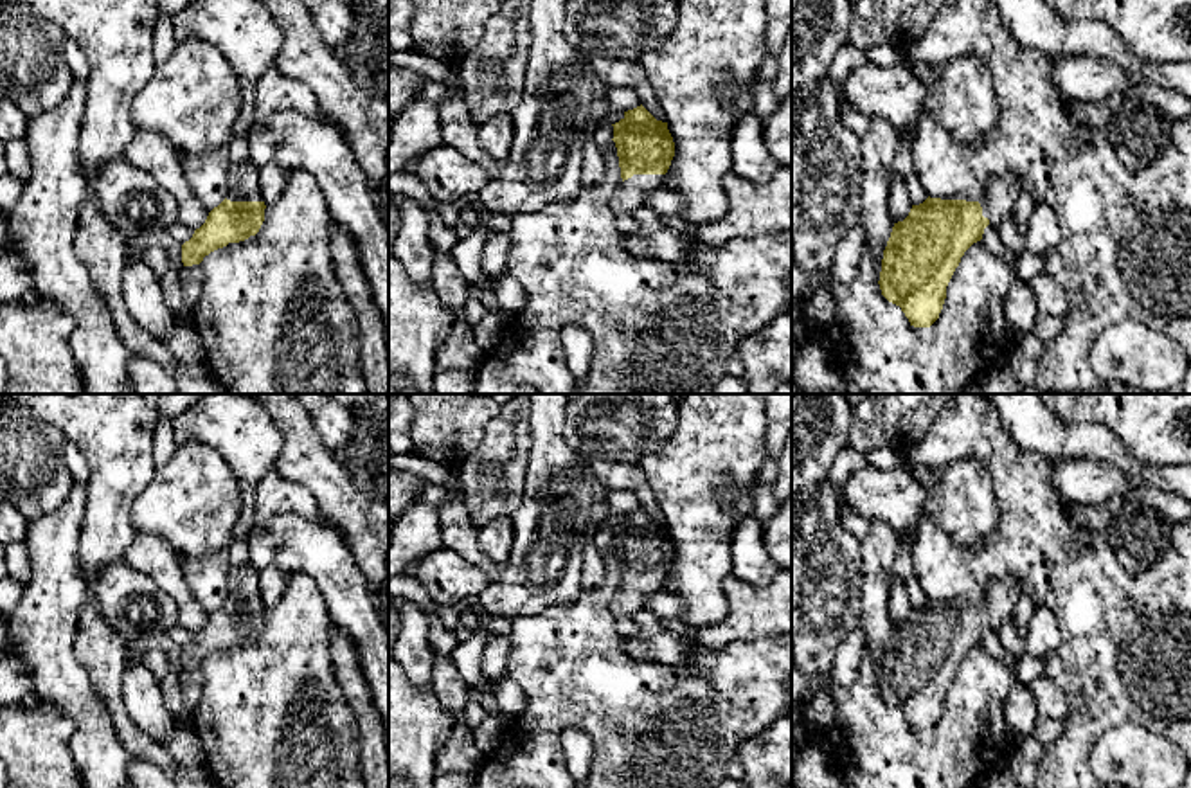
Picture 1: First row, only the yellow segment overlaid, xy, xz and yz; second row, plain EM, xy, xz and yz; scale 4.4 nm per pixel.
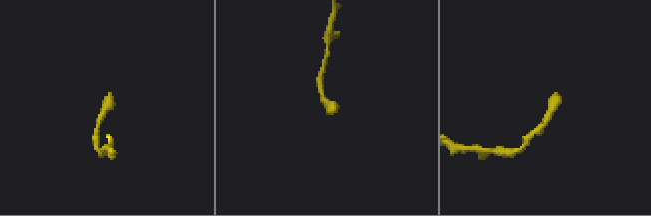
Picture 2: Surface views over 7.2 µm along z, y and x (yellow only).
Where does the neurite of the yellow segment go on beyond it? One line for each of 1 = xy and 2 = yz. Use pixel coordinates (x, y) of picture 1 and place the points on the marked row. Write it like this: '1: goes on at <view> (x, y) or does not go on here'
1: goes on at xy (243, 179)
2: goes on at yz (1002, 191)

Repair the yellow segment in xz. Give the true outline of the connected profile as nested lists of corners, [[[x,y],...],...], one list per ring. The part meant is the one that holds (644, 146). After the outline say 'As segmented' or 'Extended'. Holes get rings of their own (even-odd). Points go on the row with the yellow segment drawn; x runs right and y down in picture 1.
[[[642,104],[612,126],[622,182],[610,198],[610,209],[631,214],[646,205],[648,193],[664,185],[675,142],[667,122],[657,121]]]. Extended

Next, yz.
[[[1004,173],[990,180],[981,201],[927,198],[912,205],[903,221],[894,223],[883,250],[880,290],[882,295],[901,308],[910,326],[930,327],[943,309],[946,286],[964,252],[982,239],[984,228],[1000,225],[1013,214],[1020,198],[1018,176]]]. Extended

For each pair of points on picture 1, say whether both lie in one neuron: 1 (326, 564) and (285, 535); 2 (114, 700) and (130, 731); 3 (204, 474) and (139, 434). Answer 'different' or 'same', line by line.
1: same
2: same
3: different

